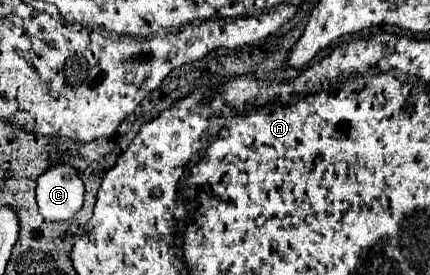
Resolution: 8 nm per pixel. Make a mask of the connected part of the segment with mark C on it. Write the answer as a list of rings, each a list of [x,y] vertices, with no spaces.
[[[56,163],[36,181],[36,201],[40,215],[48,221],[72,219],[84,201],[84,183],[68,163]]]

